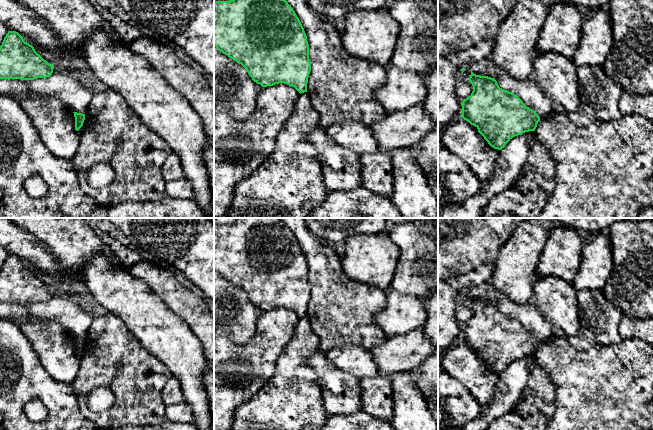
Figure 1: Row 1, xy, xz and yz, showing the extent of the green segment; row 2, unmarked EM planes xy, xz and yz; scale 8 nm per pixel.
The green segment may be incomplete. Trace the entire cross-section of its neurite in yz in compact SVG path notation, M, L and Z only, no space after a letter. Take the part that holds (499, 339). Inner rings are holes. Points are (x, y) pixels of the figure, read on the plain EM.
M472 294L469 300L473 315L461 327L462 342L475 350L491 371L501 374L513 361L535 355L540 341L517 319L500 312L491 301L476 299Z

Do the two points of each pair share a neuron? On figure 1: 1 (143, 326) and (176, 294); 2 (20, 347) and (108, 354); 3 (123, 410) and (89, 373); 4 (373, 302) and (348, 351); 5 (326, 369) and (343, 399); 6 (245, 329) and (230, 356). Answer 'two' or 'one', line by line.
1: two
2: two
3: one
4: two
5: one
6: two

